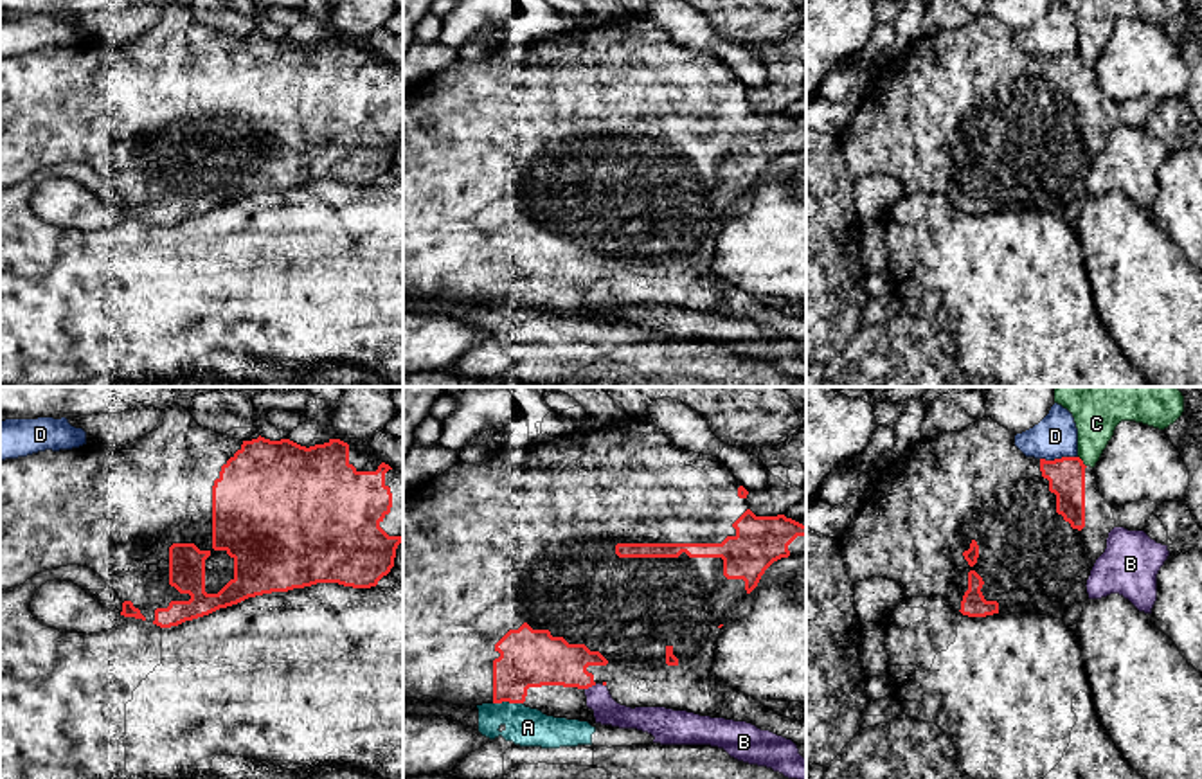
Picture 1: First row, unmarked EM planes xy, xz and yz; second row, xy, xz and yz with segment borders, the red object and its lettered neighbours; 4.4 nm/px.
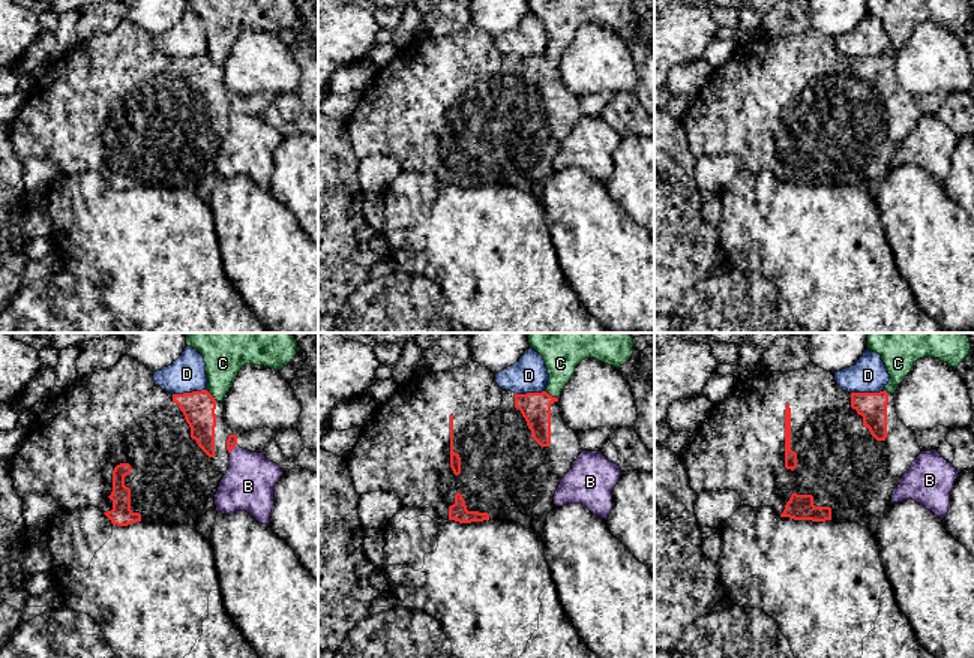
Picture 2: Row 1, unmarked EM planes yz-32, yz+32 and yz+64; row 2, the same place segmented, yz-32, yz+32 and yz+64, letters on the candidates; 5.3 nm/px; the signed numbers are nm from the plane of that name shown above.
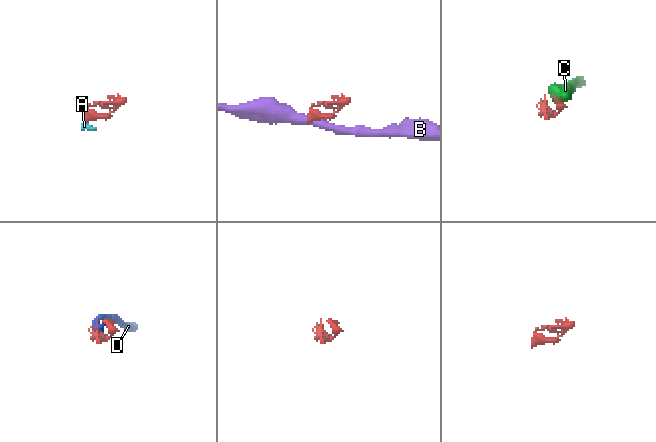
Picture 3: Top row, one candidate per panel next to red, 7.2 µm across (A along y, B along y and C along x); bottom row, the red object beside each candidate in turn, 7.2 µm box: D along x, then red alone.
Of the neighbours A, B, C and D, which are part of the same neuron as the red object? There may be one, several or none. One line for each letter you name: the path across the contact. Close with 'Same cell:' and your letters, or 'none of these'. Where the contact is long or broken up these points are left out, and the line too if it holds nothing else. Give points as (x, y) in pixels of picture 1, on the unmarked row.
Same cell: none of these

